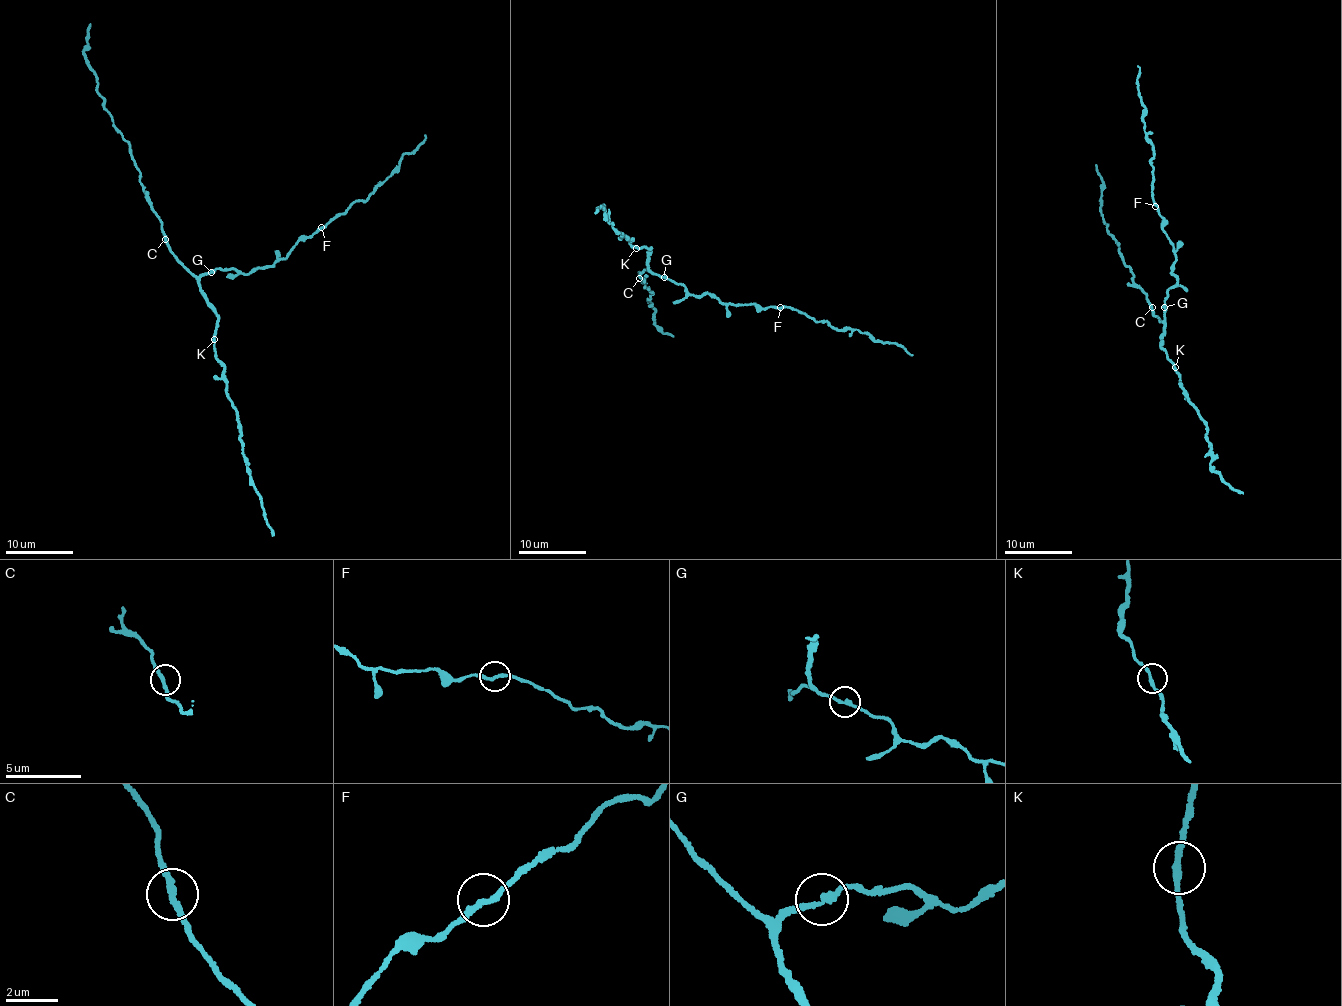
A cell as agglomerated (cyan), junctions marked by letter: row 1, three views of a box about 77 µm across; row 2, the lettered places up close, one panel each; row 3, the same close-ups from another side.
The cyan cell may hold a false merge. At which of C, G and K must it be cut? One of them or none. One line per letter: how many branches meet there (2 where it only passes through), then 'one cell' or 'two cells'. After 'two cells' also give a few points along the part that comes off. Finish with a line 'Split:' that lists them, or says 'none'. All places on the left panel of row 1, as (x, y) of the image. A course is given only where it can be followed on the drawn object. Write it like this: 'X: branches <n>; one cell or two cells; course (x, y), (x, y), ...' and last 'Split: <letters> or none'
C: branches 2; one cell
G: branches 2; one cell
K: branches 2; one cell
Split: none

